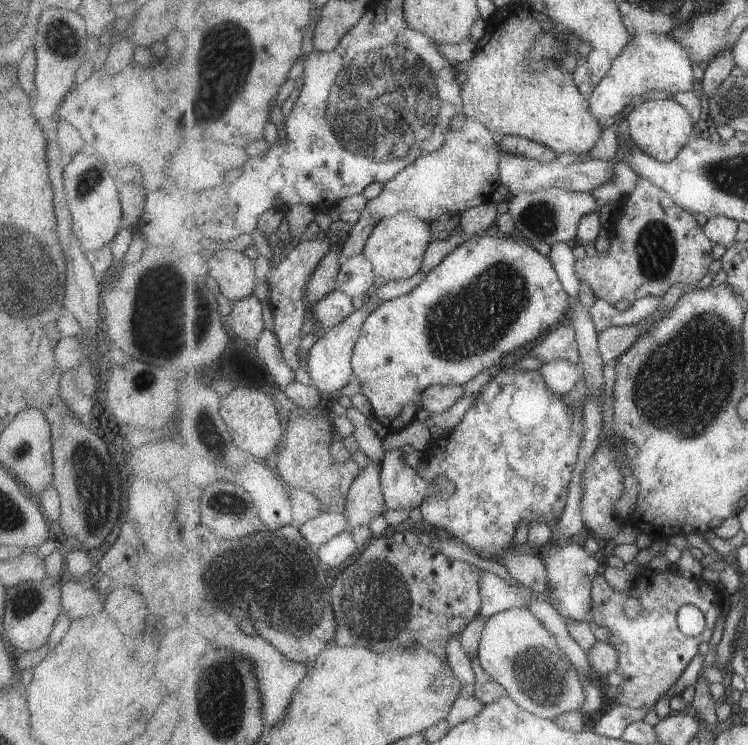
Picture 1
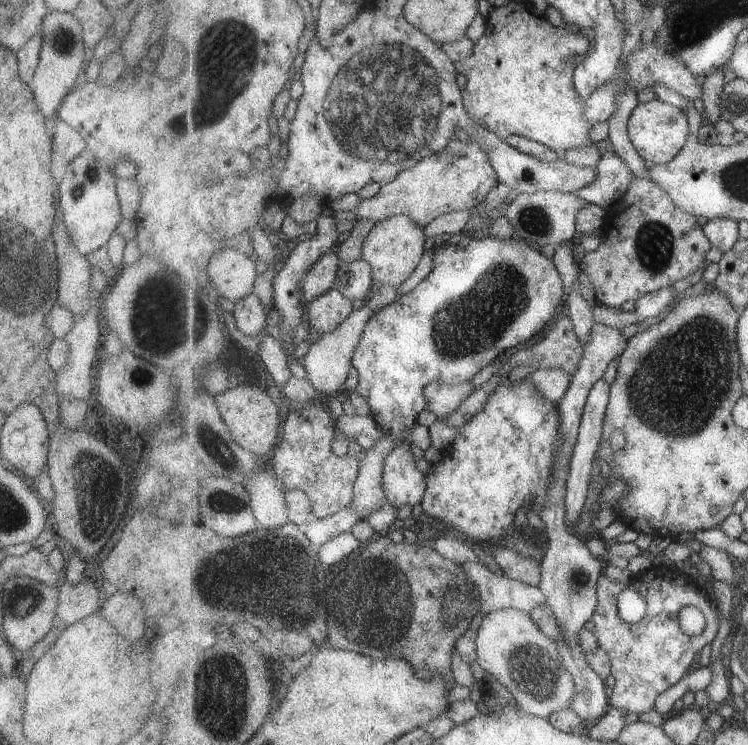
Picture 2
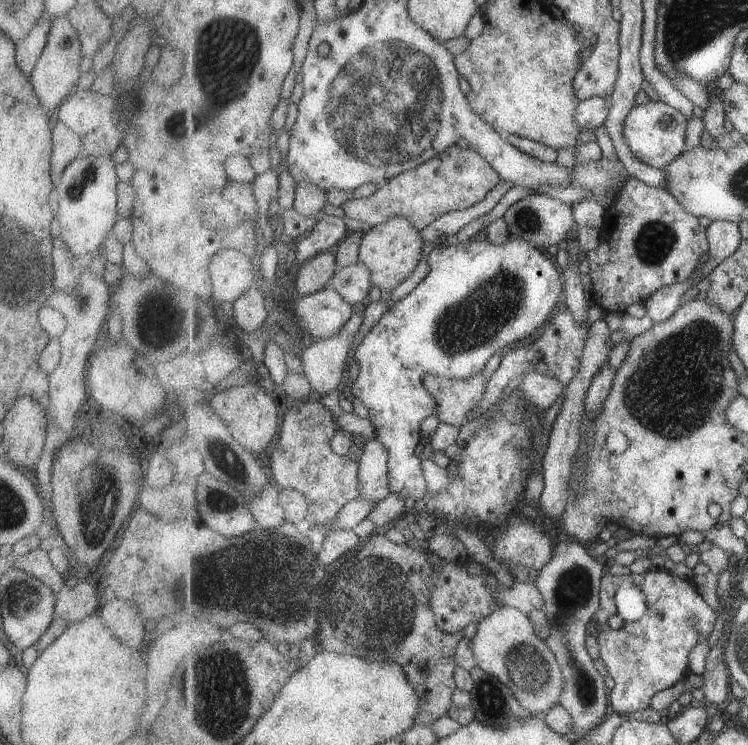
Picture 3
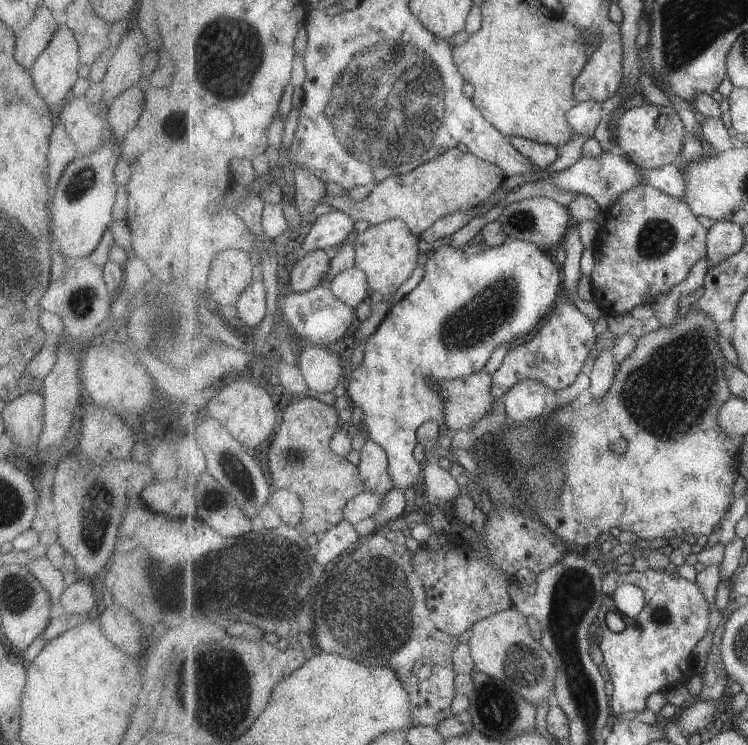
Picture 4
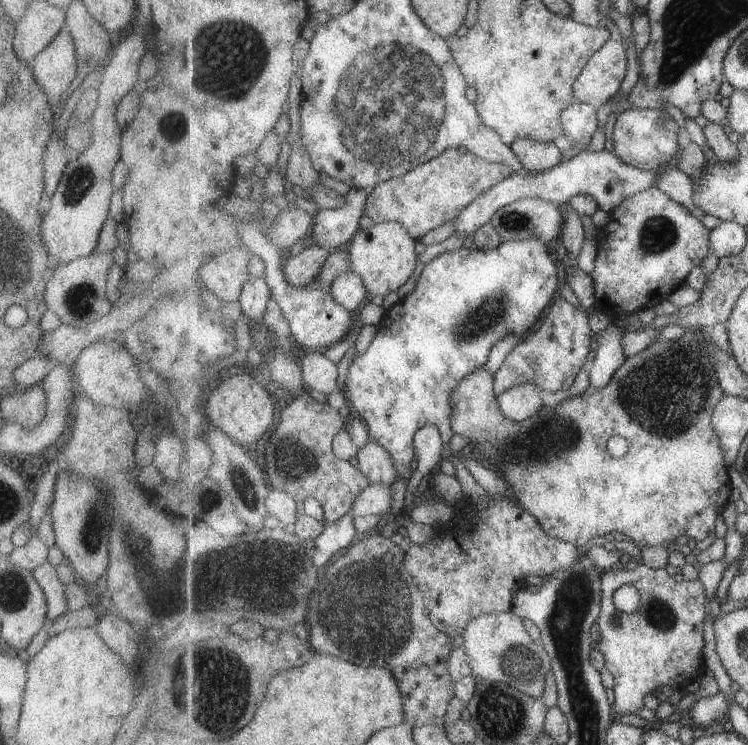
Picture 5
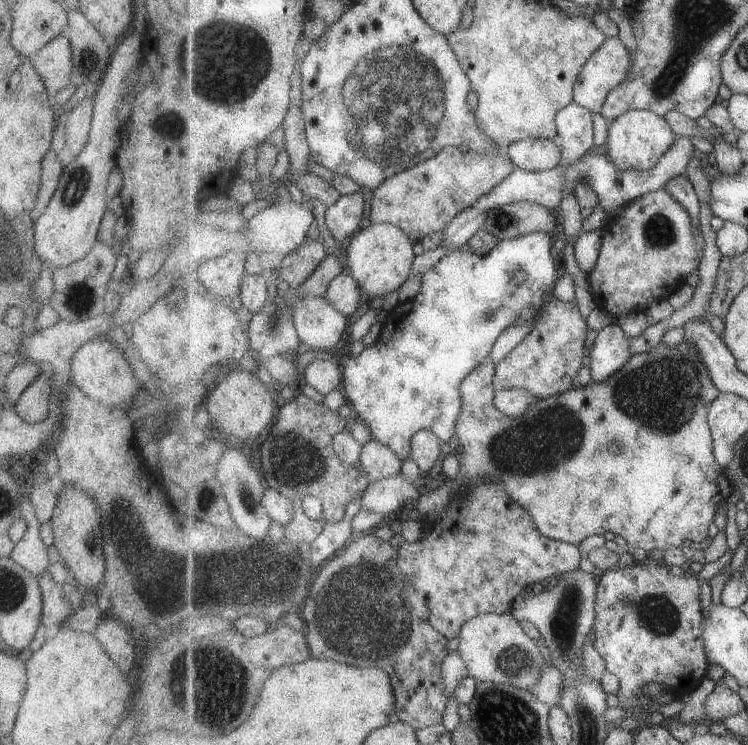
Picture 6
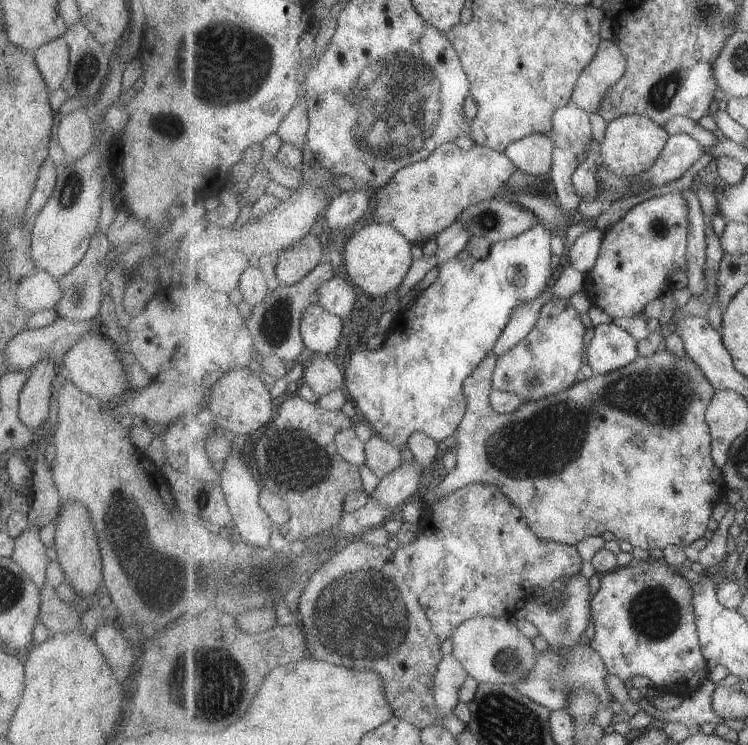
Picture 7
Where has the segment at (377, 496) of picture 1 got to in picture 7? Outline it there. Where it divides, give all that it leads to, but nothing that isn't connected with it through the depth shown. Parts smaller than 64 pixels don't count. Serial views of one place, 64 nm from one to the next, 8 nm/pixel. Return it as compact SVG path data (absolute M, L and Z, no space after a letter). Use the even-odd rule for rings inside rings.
M373 434L371 440L366 443L366 452L368 455L366 464L379 480L402 466L403 454L401 454L400 448L391 445L380 435Z

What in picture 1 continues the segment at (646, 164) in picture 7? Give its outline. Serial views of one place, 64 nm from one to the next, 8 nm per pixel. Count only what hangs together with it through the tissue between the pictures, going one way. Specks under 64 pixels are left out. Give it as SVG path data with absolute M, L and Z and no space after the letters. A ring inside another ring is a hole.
M675 98L663 100L647 100L634 107L627 117L627 133L635 140L635 144L649 156L663 163L675 160L693 136L693 116L683 104Z

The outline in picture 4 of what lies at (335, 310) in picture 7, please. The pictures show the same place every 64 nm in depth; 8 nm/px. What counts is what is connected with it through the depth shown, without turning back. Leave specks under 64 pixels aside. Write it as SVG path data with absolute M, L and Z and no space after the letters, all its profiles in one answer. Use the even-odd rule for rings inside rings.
M357 266L337 274L330 287L339 300L343 300L345 304L349 304L354 309L361 302L367 301L371 292L366 272Z

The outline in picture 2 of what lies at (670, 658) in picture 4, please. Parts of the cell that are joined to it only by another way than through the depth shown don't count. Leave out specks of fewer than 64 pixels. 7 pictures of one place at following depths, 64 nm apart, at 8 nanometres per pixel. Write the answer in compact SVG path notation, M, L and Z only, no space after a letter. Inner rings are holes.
M652 565L650 569L641 576L632 576L628 584L637 586L639 592L648 597L650 612L641 622L625 622L619 616L618 594L625 586L623 582L611 580L605 573L599 578L598 604L592 618L597 642L609 656L610 674L615 679L613 688L609 690L609 705L637 713L653 710L657 696L683 680L693 664L693 658L699 650L713 642L719 632L719 616L713 602L695 578L664 566ZM685 606L697 606L705 614L707 628L703 634L689 636L683 632L679 614Z

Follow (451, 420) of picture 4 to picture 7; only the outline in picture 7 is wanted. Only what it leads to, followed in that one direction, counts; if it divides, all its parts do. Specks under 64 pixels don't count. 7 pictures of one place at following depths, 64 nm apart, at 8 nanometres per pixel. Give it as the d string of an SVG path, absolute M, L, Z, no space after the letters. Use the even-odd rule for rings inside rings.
M494 350L477 366L477 369L465 380L464 390L468 396L468 412L456 432L458 439L458 464L453 471L442 482L432 490L427 490L423 497L425 512L428 513L430 504L433 501L440 501L441 497L453 493L456 489L469 484L485 484L497 486L505 497L519 508L528 521L528 526L536 533L540 540L563 545L576 545L583 538L599 536L605 532L612 533L616 539L626 547L639 547L640 549L651 550L659 548L667 549L674 545L684 549L695 540L703 537L707 532L707 524L711 520L713 508L722 500L728 492L722 470L719 469L712 458L712 433L706 420L706 411L709 402L716 394L716 389L709 383L700 367L688 356L679 359L673 354L658 350L651 357L638 357L632 364L612 371L611 373L597 374L585 381L578 381L572 388L557 395L552 395L537 401L525 402L516 412L497 413L490 406L490 394L492 392L492 377L498 362L498 356ZM635 434L645 436L646 443L633 444Z

